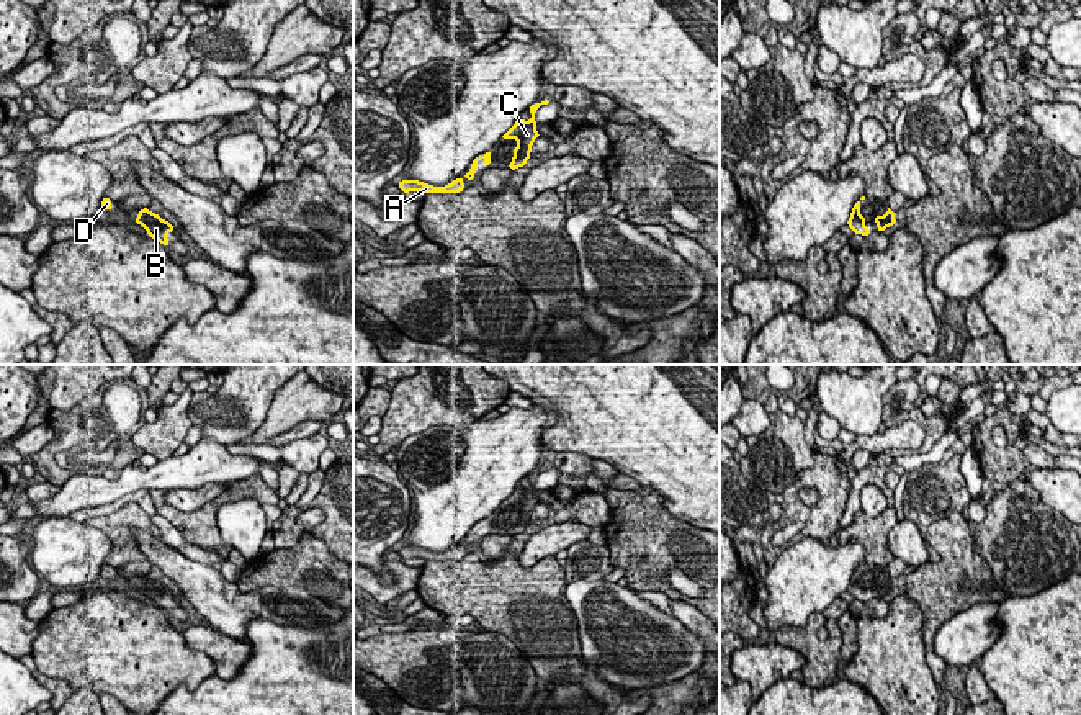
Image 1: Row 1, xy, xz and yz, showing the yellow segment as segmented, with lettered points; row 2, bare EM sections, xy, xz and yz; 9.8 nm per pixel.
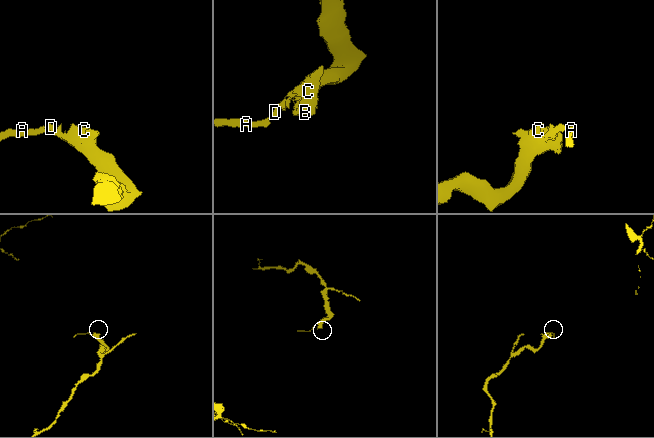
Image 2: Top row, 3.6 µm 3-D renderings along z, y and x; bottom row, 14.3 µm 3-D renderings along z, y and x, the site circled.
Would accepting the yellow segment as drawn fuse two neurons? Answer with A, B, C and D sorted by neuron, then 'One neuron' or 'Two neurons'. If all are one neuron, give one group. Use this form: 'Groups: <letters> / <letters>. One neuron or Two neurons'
Groups: A B C D. One neuron

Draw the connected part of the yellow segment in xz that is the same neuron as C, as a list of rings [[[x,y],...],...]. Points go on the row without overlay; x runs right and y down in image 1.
[[[540,468],[530,473],[532,486],[523,488],[522,484],[517,484],[515,491],[512,492],[510,497],[500,502],[500,506],[515,506],[517,514],[514,515],[514,525],[507,535],[515,537],[518,533],[525,533],[525,528],[532,524],[530,517],[533,512],[533,507],[541,502],[535,492],[538,491],[535,488],[535,479],[541,471],[548,471],[549,468]]]

